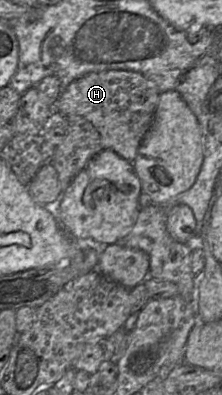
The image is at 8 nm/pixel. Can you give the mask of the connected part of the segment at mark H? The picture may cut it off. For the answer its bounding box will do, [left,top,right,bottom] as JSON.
[53,72,160,163]

